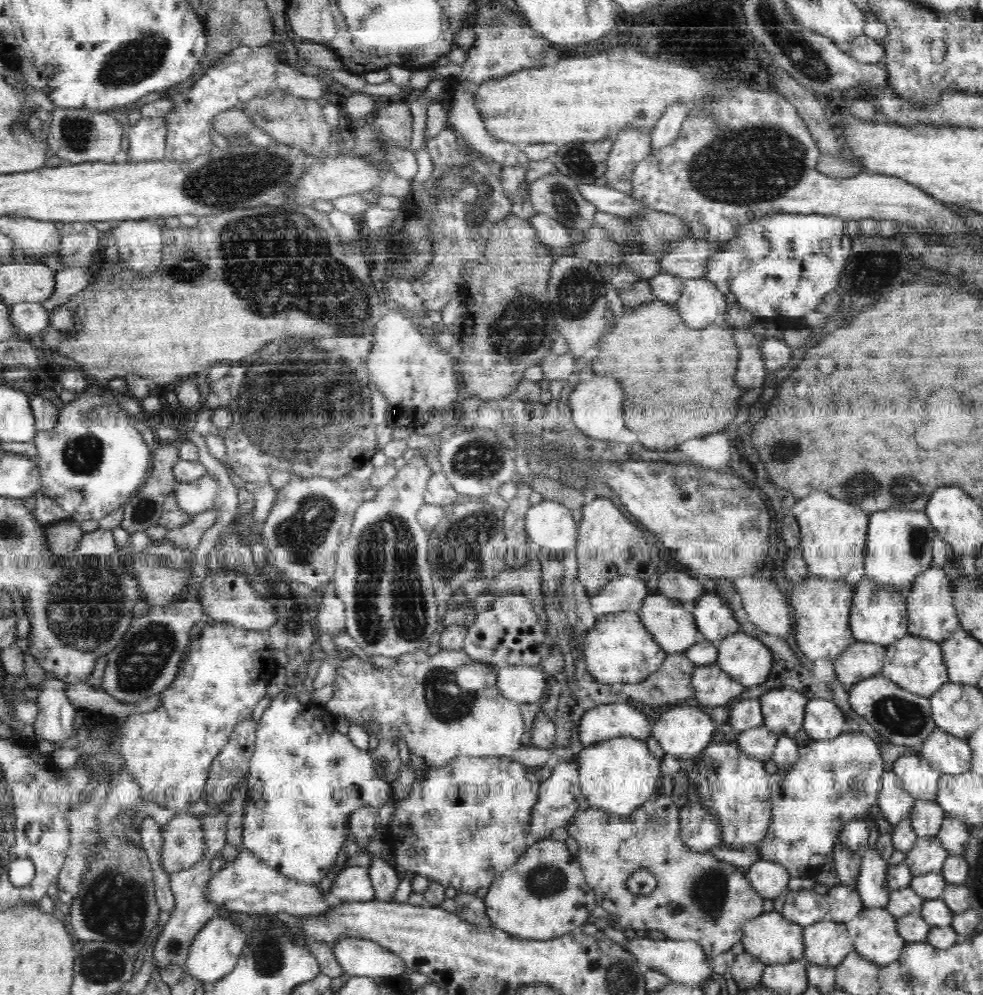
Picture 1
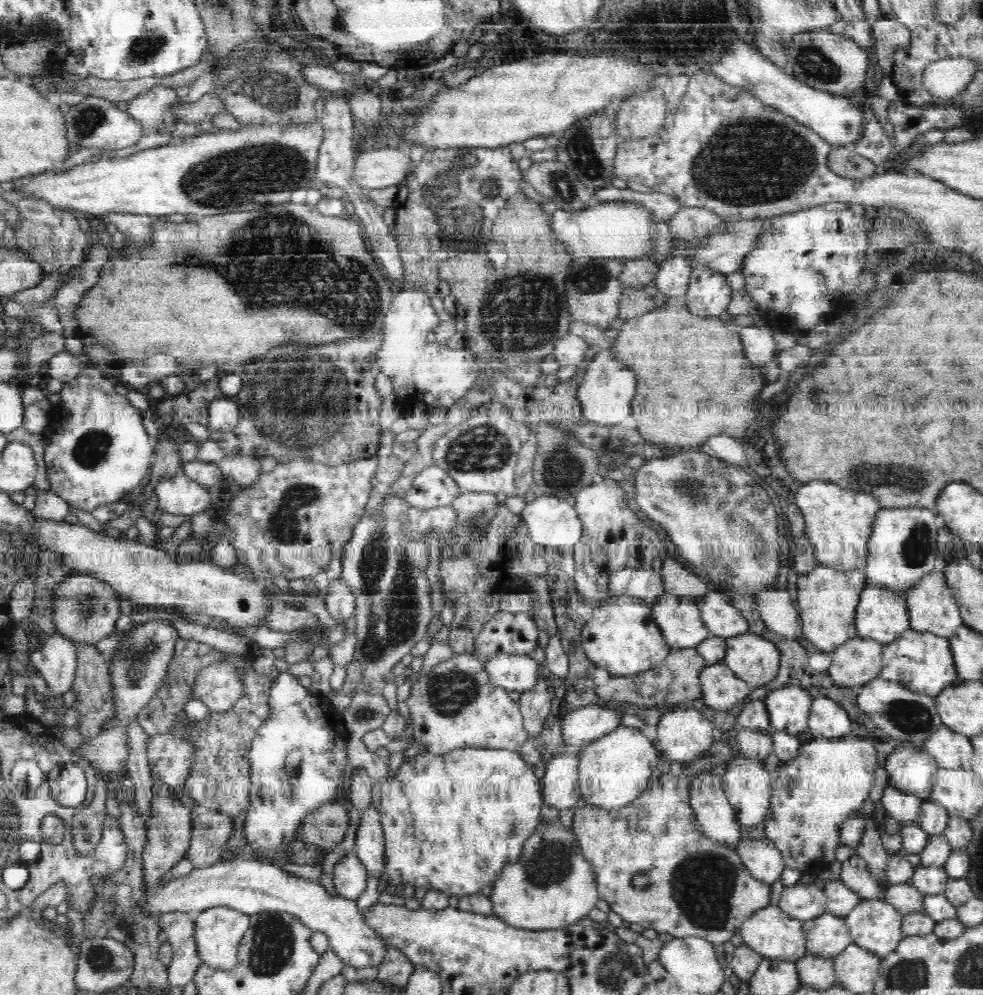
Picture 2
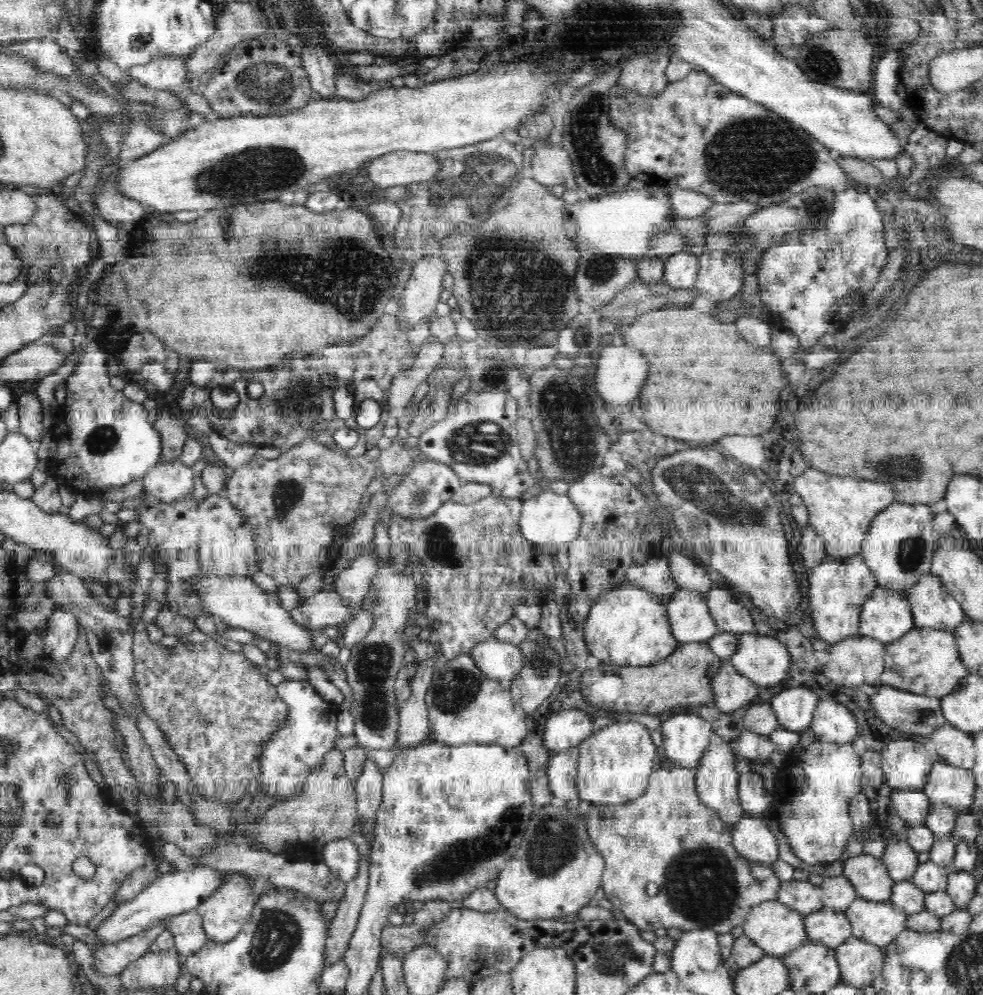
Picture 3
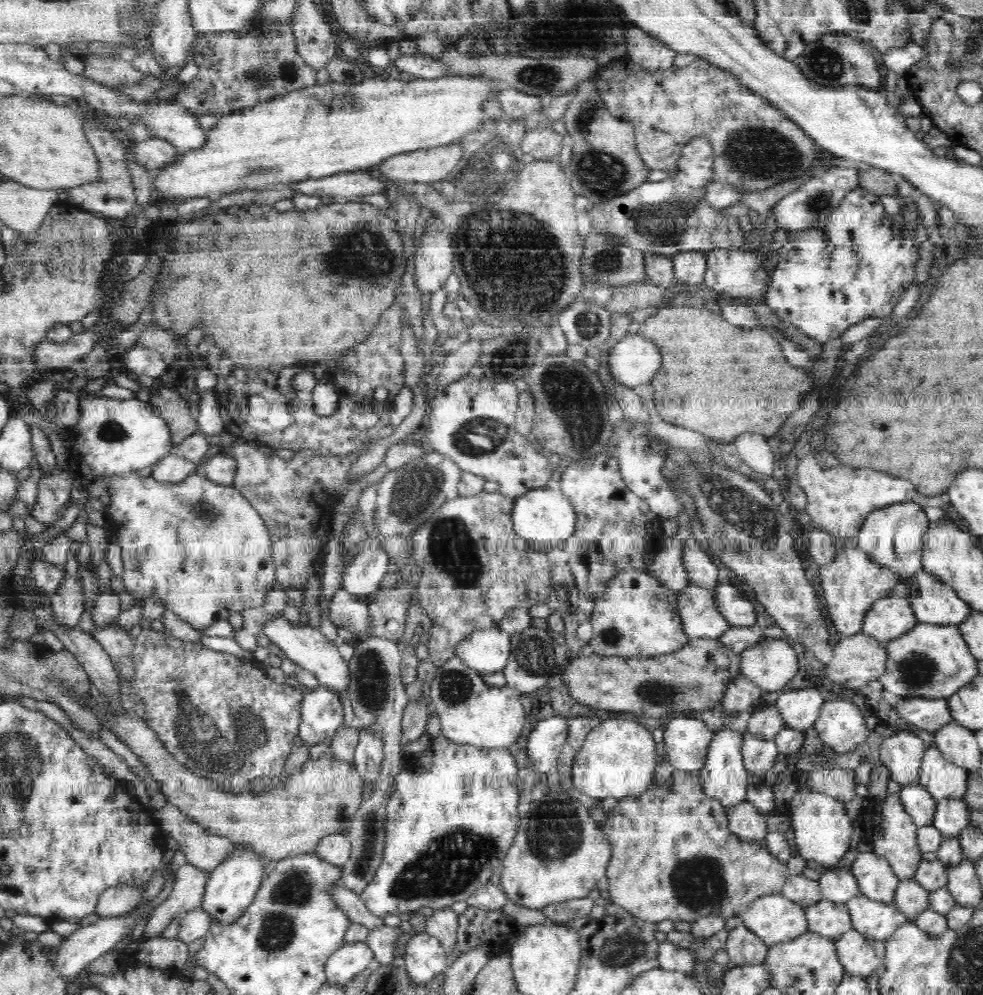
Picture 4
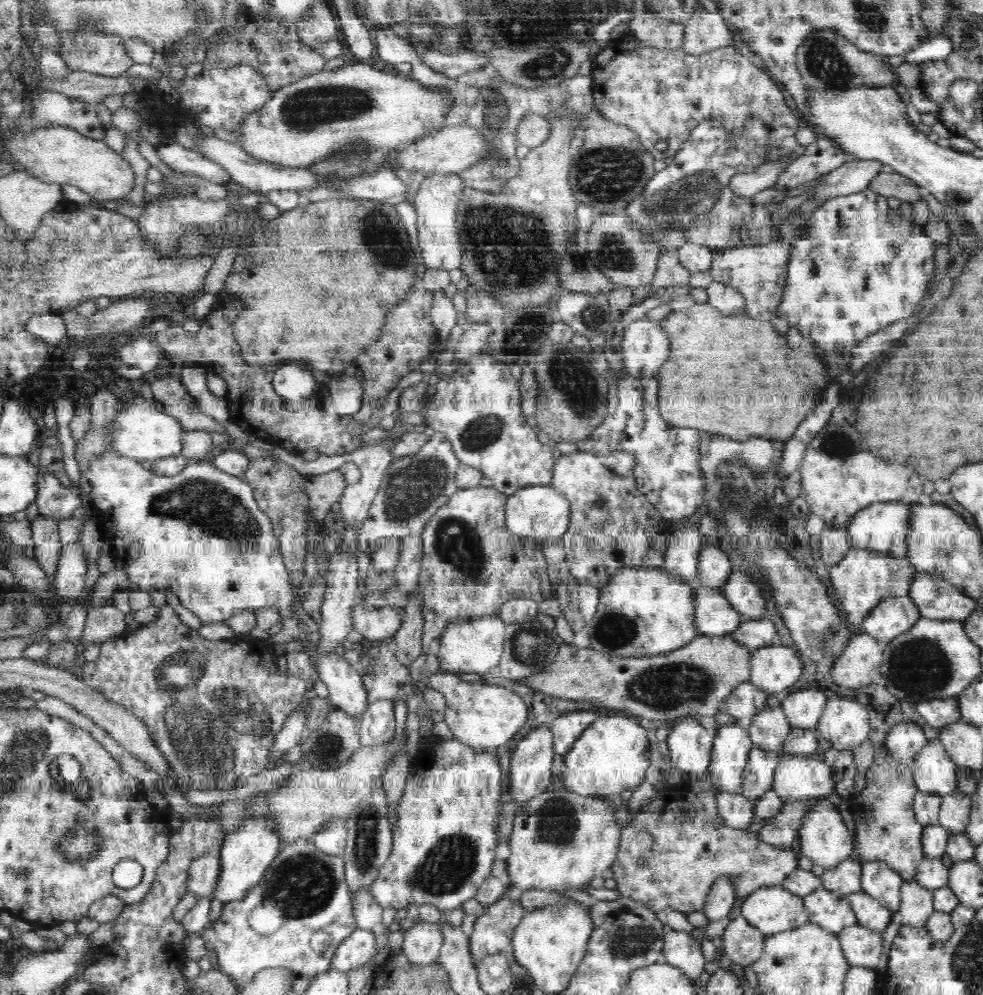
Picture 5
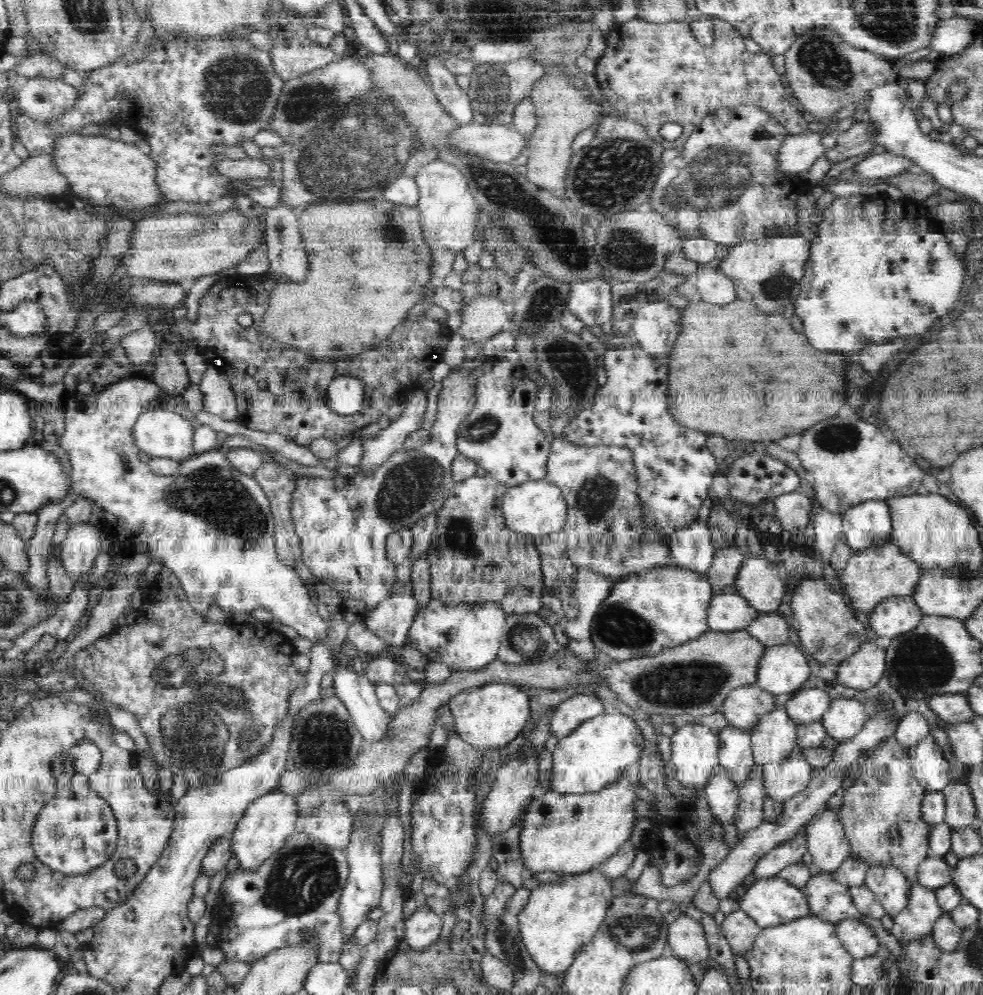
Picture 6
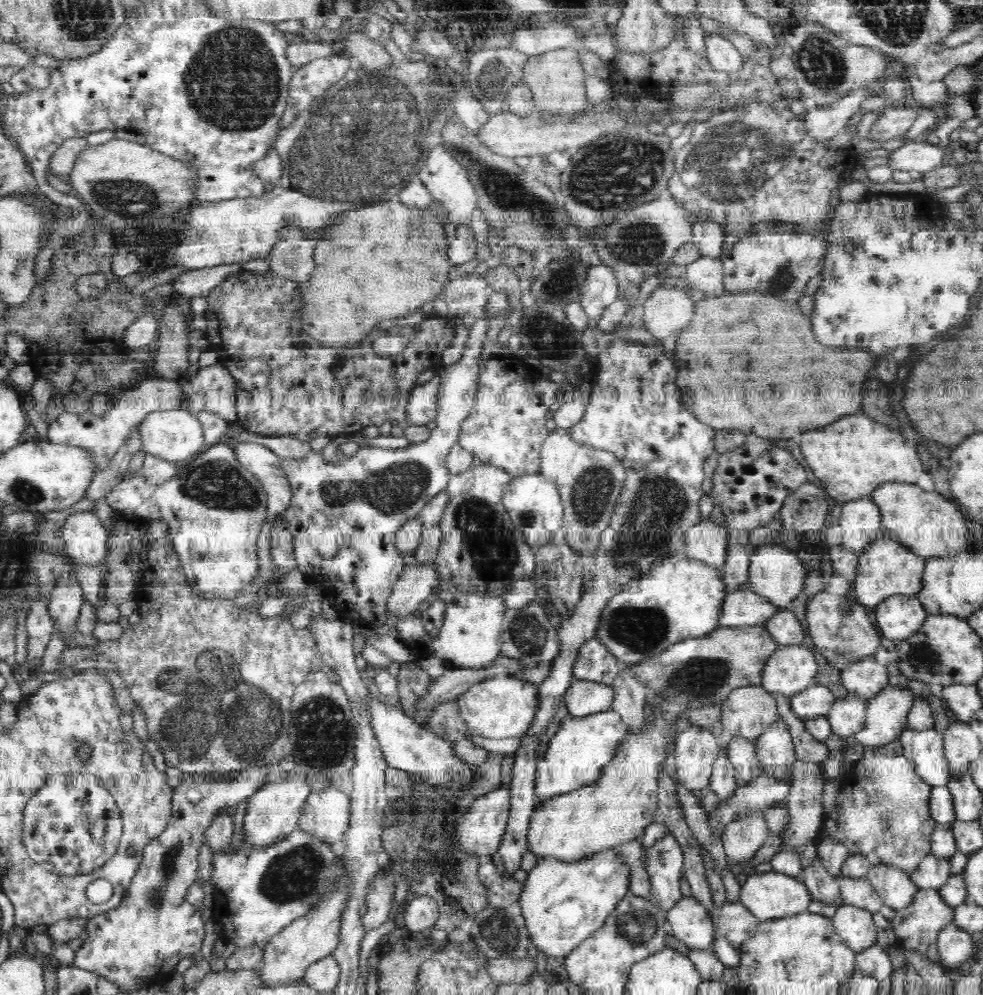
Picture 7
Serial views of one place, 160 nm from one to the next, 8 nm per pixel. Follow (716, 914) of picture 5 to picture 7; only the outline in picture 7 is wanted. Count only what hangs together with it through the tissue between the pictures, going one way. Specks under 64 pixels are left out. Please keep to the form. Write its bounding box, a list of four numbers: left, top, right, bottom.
[844,686,916,748]

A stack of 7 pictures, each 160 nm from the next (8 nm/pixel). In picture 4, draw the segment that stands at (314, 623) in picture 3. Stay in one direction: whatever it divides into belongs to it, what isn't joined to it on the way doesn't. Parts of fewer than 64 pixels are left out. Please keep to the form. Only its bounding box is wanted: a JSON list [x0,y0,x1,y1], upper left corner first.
[328,589,370,637]

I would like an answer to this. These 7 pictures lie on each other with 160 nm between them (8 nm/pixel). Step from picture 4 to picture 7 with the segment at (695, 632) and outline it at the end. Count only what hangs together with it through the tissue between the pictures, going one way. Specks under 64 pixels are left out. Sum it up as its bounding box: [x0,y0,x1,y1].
[719,588,782,628]

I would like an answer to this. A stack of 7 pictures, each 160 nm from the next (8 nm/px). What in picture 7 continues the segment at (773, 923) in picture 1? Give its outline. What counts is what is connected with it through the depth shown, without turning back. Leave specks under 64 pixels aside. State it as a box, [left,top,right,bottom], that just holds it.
[739,871,811,921]

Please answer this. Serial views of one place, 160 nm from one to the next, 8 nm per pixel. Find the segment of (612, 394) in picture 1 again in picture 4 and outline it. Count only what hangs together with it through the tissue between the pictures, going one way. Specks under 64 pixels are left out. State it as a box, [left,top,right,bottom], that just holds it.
[608,334,662,389]

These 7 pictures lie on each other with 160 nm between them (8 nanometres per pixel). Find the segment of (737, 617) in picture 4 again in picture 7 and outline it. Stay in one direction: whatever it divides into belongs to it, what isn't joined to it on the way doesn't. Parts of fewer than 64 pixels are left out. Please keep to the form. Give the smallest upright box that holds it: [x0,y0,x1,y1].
[747,545,807,608]

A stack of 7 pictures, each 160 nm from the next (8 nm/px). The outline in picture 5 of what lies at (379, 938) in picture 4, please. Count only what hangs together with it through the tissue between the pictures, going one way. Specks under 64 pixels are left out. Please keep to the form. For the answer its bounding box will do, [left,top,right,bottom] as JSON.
[352,887,389,936]

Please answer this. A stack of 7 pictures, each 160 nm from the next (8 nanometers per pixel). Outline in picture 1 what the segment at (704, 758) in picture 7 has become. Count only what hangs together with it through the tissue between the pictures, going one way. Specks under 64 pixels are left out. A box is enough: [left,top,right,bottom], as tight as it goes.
[653,705,716,759]

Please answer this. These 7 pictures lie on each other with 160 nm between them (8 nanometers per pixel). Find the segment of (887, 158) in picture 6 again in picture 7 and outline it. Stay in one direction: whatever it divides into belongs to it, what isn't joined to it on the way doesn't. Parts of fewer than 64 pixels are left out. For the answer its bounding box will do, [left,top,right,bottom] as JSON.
[887,141,949,175]

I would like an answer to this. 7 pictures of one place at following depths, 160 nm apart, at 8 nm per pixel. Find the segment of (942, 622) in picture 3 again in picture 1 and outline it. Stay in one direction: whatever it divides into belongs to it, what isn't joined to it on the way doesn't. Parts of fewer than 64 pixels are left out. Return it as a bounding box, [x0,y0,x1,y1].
[905,567,961,642]

